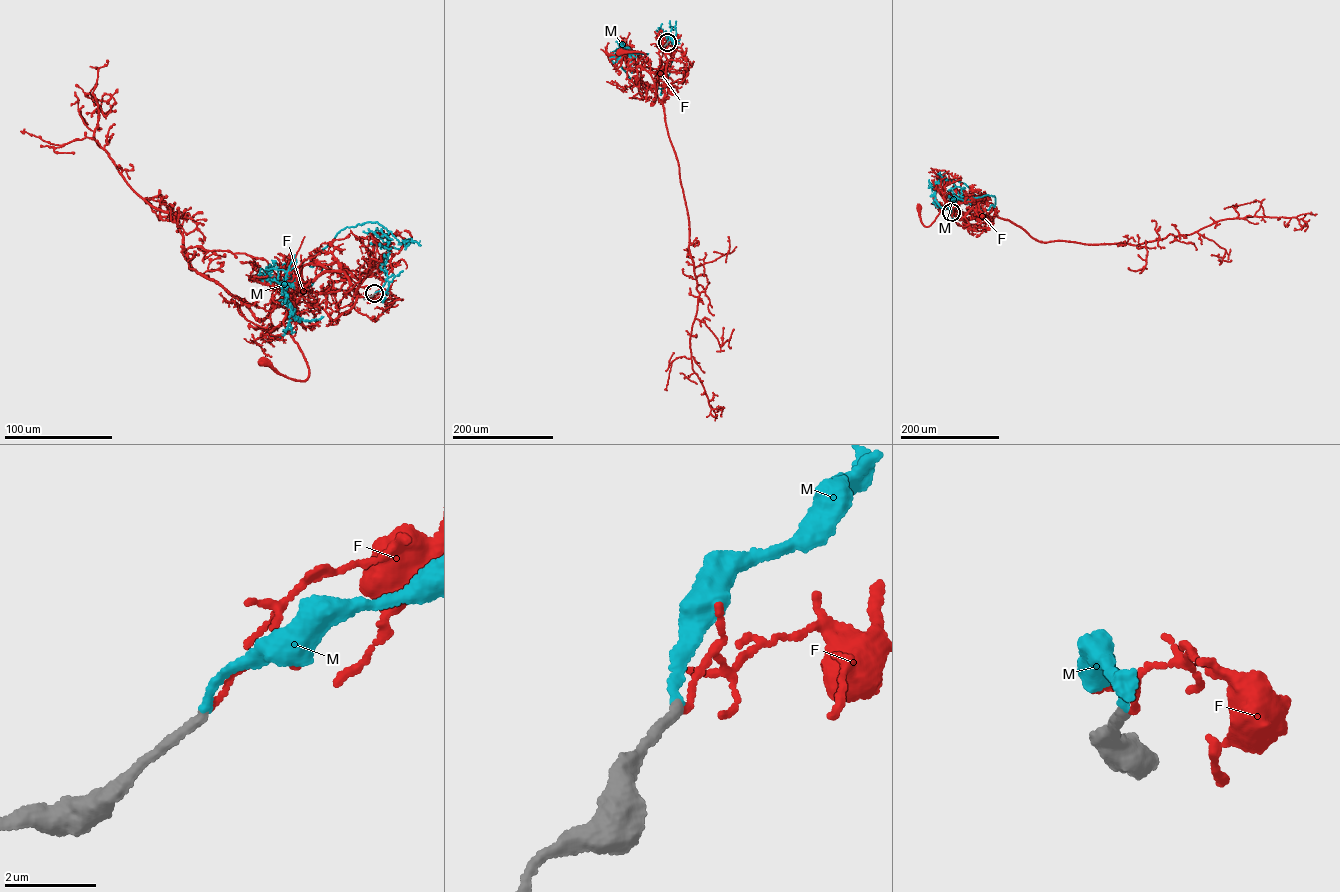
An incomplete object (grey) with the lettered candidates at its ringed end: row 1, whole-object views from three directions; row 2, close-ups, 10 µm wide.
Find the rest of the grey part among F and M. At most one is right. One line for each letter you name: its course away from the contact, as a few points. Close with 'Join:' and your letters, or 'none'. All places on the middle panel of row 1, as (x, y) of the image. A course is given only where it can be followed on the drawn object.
M: it runs (667, 42), (669, 36), (674, 56), (661, 95), (663, 87), (632, 81), (619, 59), (625, 50), (632, 73)
Join: M

